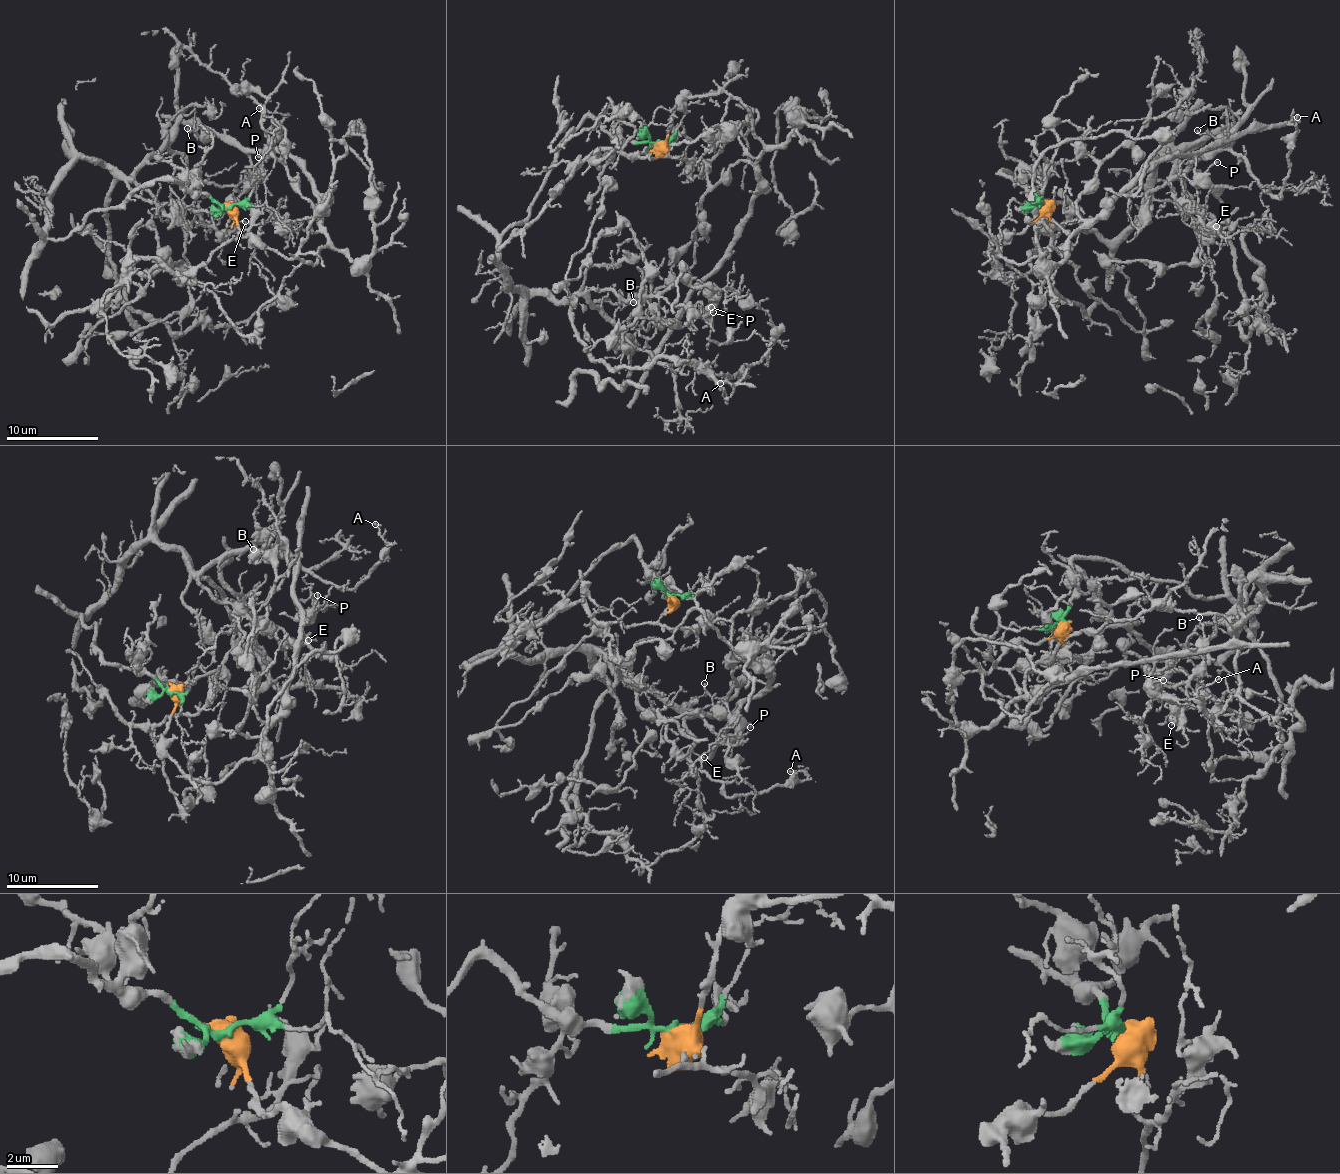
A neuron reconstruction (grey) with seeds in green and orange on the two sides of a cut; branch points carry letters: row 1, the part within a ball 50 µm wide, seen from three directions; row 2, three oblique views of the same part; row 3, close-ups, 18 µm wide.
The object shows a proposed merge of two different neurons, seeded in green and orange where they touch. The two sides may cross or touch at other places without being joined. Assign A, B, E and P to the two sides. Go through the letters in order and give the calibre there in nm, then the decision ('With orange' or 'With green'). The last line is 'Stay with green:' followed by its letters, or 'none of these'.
A: Thickness 130 nm. With green
B: Thickness 120 nm. With orange
E: Thickness 130 nm. With green
P: Thickness 120 nm. With orange
Stay with green: A, E

